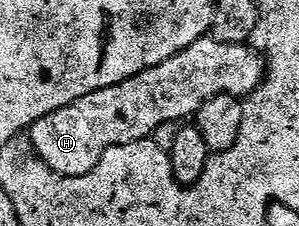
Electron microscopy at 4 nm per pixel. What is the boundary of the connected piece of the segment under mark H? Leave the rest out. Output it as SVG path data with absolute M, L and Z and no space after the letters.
M212 37L198 39L188 49L168 57L160 65L141 71L131 79L120 81L111 87L88 93L74 103L64 105L44 117L40 117L28 129L29 146L33 154L45 160L56 173L61 175L87 175L104 157L104 153L113 147L135 143L141 139L149 139L161 129L165 123L177 124L189 117L197 116L200 108L217 95L245 97L261 85L264 78L264 59L259 52L241 43L221 43Z

